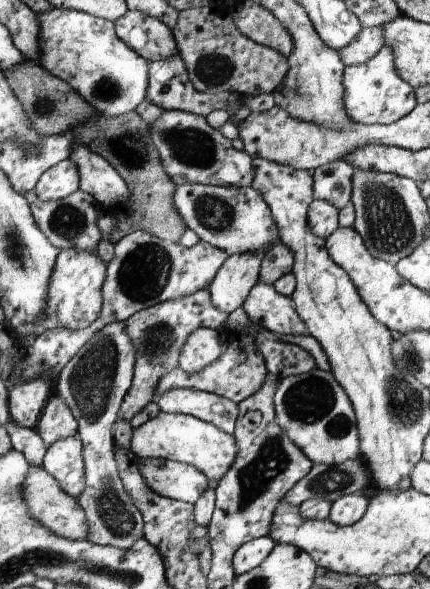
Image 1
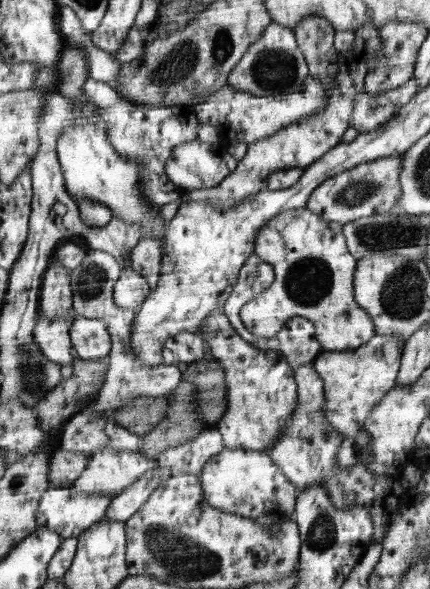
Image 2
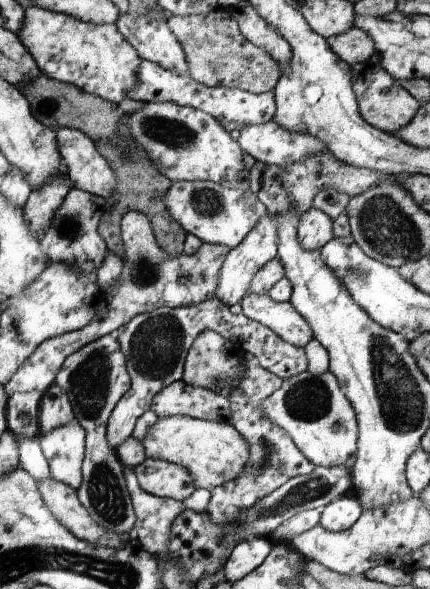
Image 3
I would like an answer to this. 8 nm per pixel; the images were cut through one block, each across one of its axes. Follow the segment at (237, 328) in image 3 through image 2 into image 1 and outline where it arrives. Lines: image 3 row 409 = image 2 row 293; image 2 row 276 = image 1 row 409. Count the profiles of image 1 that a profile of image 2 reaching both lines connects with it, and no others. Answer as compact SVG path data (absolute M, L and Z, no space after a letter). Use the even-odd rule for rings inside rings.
M199 289L190 295L168 300L135 312L124 321L127 332L137 354L134 360L133 381L123 396L119 408L119 416L129 421L139 410L155 400L159 381L172 370L178 368L178 356L181 354L183 343L189 335L199 327L207 327L223 331L222 323L227 313L216 309L210 301L210 293Z

